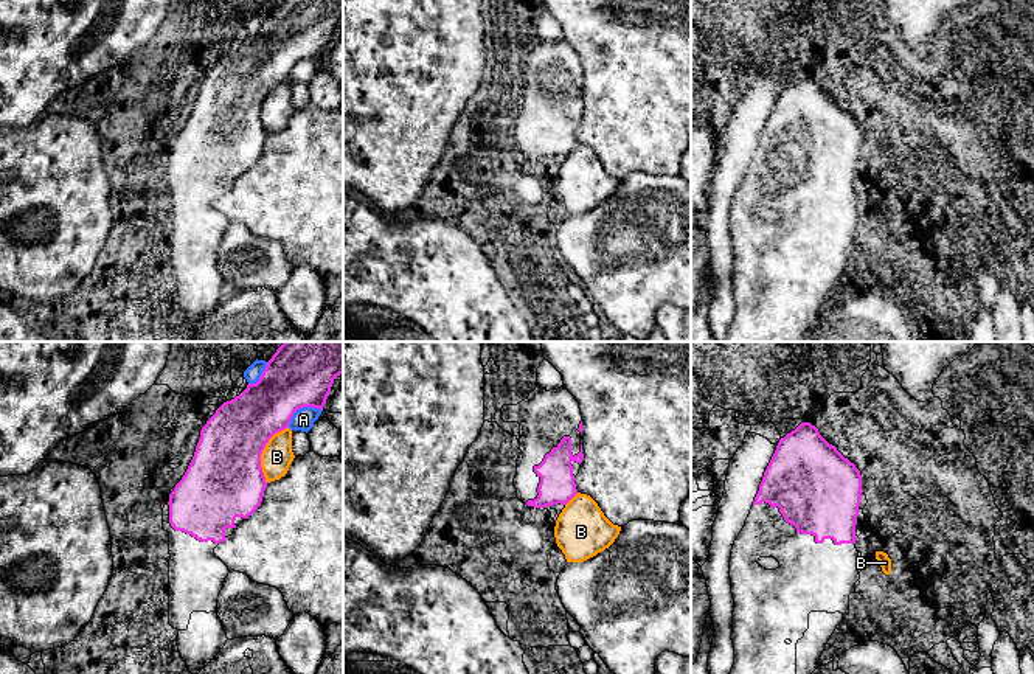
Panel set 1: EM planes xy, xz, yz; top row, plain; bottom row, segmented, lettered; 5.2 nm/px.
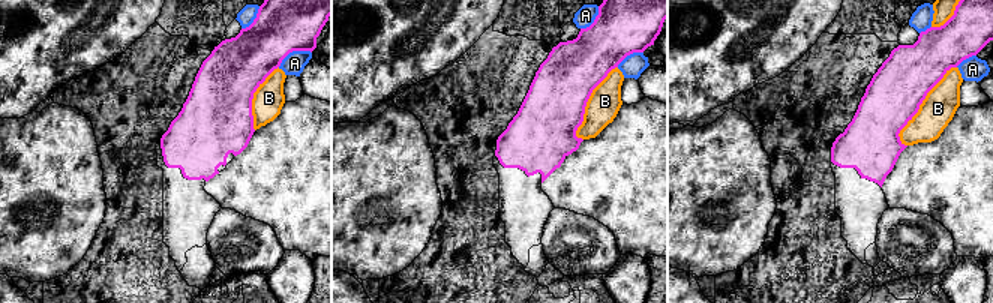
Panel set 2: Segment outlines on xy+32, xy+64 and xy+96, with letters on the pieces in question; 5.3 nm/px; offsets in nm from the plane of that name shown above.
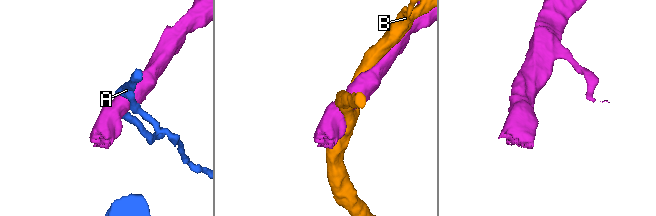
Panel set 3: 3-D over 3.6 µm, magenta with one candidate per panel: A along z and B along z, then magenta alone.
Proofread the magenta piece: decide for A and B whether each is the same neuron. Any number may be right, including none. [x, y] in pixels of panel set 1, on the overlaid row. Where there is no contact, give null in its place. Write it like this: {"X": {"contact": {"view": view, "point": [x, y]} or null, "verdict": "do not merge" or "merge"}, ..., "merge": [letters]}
{"A": {"contact": {"view": "xy", "point": [301, 407]}, "verdict": "do not merge"}, "B": {"contact": {"view": "xy", "point": [261, 452]}, "verdict": "do not merge"}, "merge": []}

